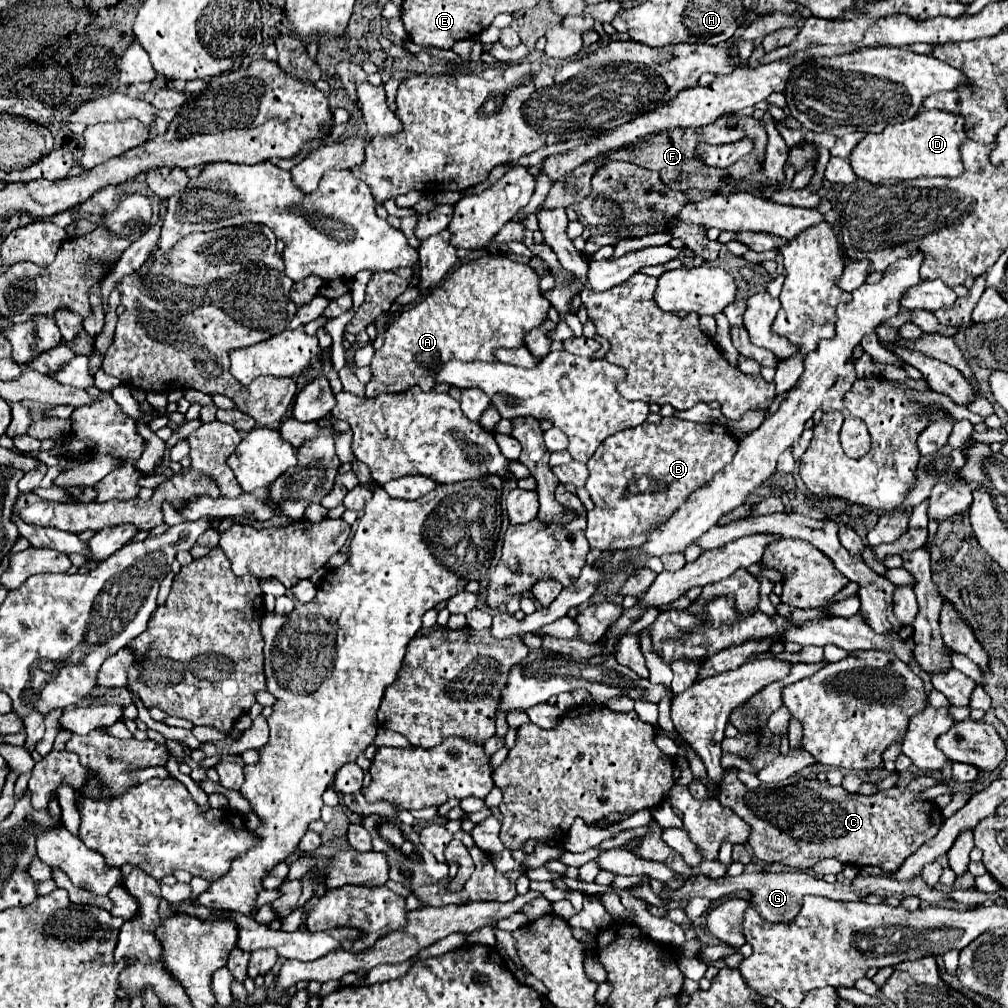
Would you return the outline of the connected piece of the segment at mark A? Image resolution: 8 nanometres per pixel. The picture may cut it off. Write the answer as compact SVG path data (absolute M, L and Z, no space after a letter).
M484 256L474 262L462 264L446 280L442 280L420 304L396 316L384 334L384 346L372 358L374 378L366 384L366 396L382 392L404 392L418 384L422 390L432 390L434 372L442 362L456 360L492 360L496 348L518 348L522 336L546 320L550 302L540 292L540 278L528 264L518 264L506 256Z

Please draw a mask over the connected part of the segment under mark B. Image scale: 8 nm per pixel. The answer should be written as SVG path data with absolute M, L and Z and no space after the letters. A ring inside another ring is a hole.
M676 416L662 418L658 424L642 422L640 426L608 436L588 460L590 476L586 490L594 502L586 528L590 548L628 550L642 546L694 490L704 486L734 458L736 448L738 440L726 426L716 422L688 422ZM634 488L658 490L632 492Z

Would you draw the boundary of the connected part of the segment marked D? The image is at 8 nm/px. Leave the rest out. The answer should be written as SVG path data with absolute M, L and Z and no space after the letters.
M920 110L914 118L886 126L880 134L866 134L850 154L850 166L858 178L880 182L886 178L912 180L920 176L958 176L964 166L958 146L966 140L964 118L938 110Z

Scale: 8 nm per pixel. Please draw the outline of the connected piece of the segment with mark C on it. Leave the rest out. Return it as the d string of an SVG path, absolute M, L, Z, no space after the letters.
M726 770L720 786L720 804L734 810L742 820L746 820L752 828L748 844L752 852L762 862L780 862L792 868L812 868L816 862L824 858L836 858L842 864L850 866L878 866L884 872L896 872L902 862L912 856L926 840L934 838L942 824L940 810L934 802L918 802L918 792L934 786L936 780L930 776L914 778L906 788L894 786L884 792L876 792L870 796L850 794L842 786L830 786L828 782L820 780L800 780L796 784L784 788L766 788L760 786L758 790L748 790L736 776L736 770Z

